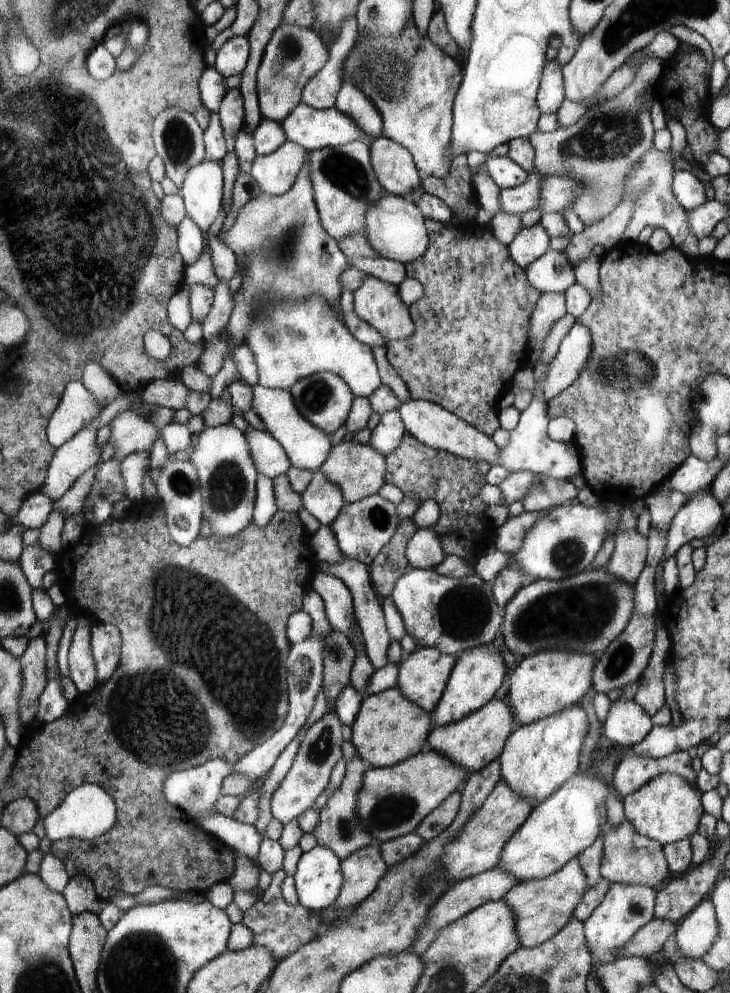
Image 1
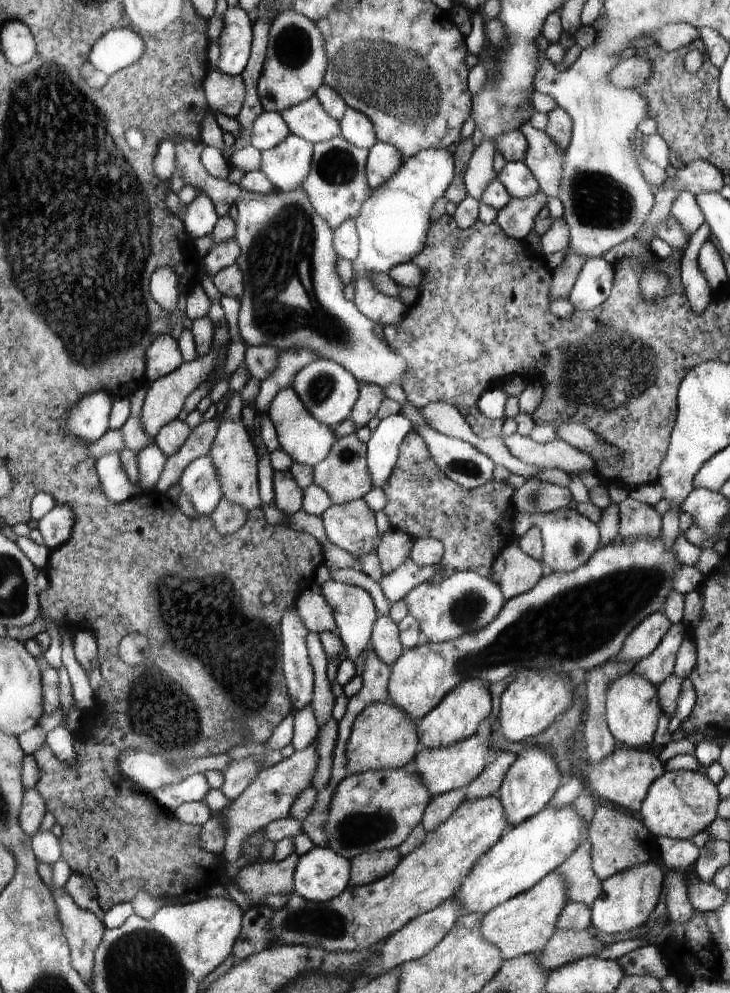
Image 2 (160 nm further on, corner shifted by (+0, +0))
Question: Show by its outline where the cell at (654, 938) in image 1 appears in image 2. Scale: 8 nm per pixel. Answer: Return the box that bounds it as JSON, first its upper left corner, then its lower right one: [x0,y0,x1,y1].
[537,930,606,971]

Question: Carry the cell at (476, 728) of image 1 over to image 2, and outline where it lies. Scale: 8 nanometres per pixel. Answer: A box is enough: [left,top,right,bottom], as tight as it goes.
[413,736,488,797]

